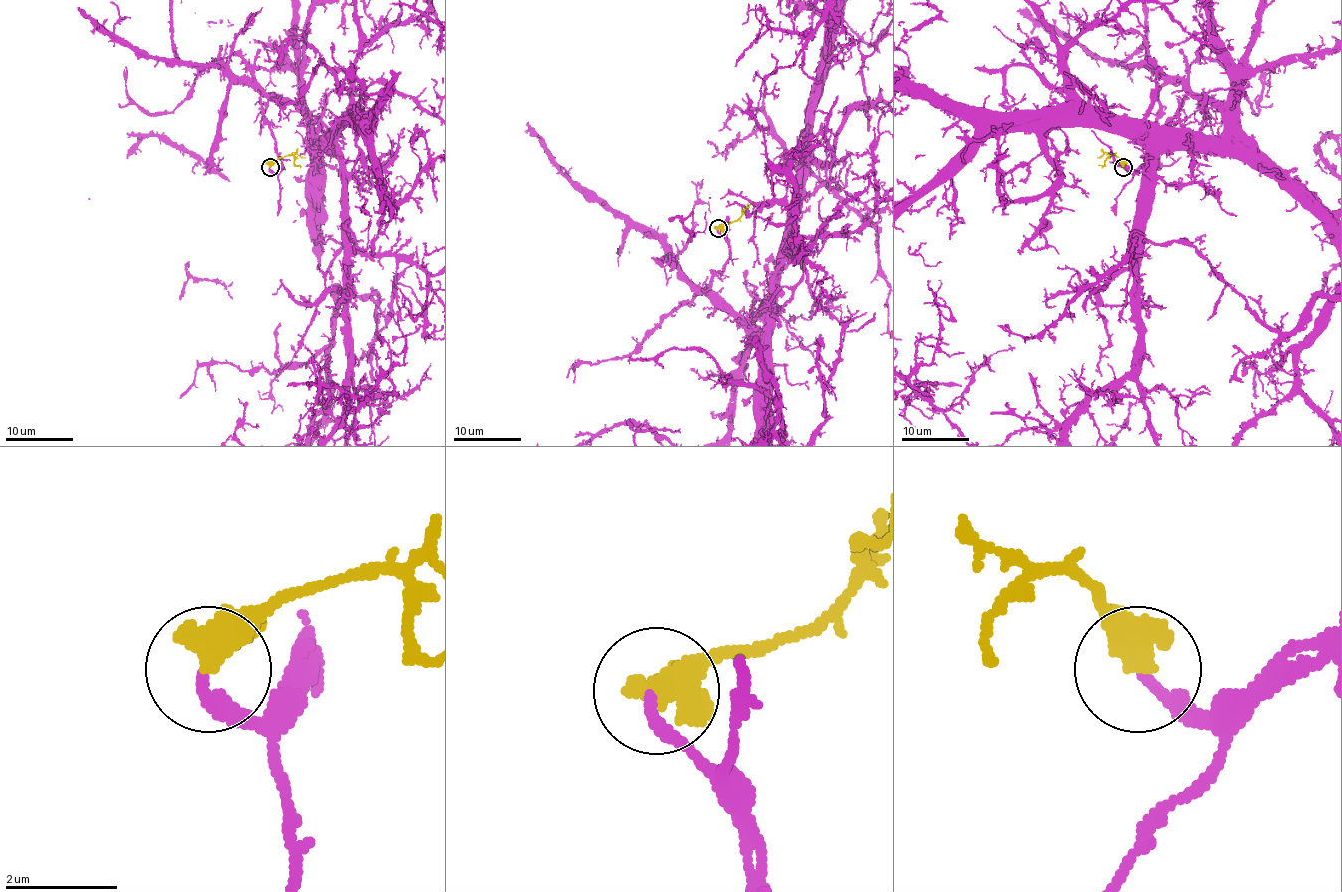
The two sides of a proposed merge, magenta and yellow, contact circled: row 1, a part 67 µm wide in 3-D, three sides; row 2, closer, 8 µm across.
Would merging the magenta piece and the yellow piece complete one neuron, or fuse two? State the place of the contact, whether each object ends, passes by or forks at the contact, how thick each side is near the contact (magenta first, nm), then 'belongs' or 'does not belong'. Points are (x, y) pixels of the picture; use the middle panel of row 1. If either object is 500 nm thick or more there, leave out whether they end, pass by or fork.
place (718, 228); magenta ends; yellow passes by; calibres 180 and 400 nm; belongs

